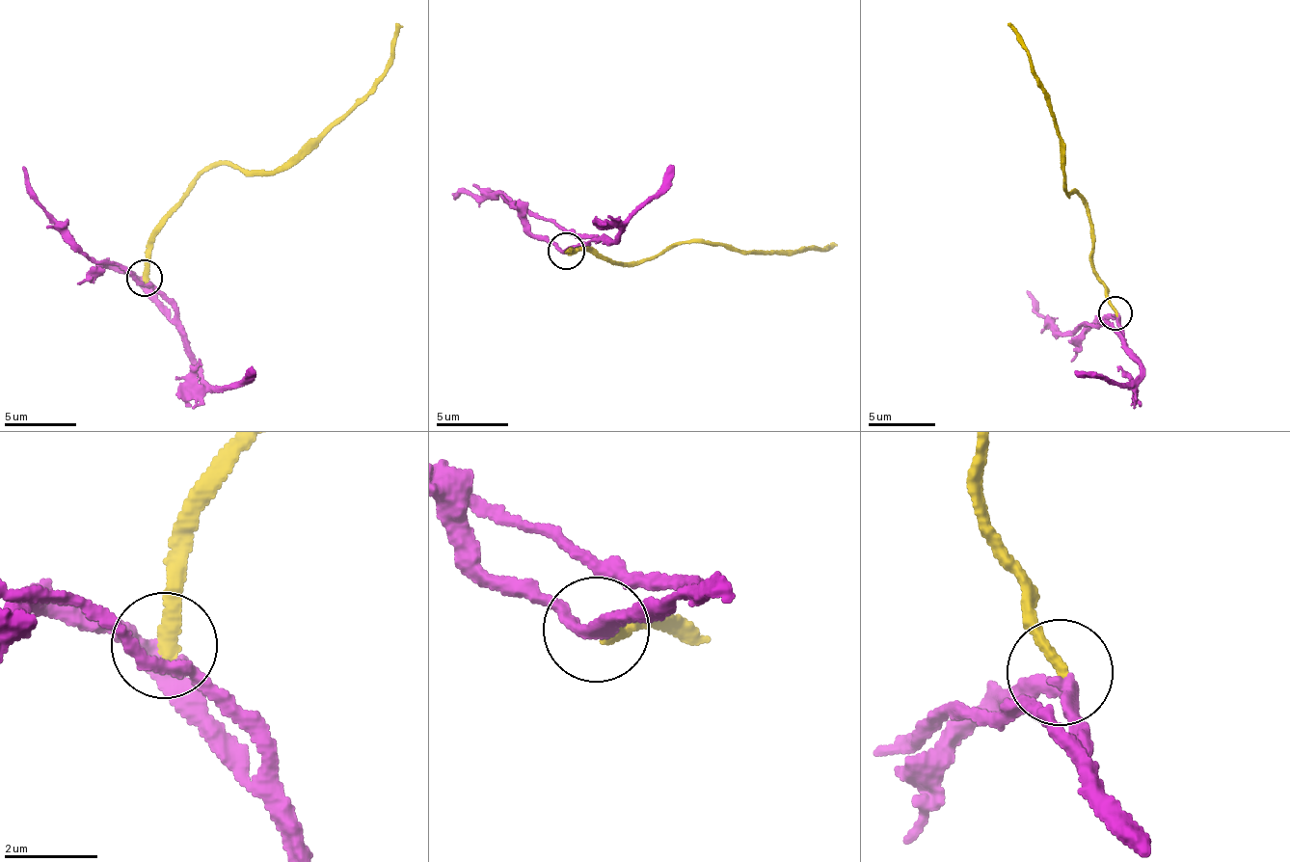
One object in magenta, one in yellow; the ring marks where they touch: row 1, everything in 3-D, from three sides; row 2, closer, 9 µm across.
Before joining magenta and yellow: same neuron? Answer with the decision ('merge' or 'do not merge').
merge

